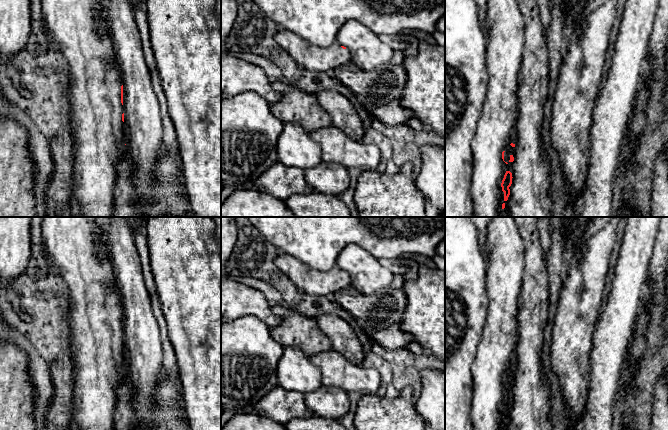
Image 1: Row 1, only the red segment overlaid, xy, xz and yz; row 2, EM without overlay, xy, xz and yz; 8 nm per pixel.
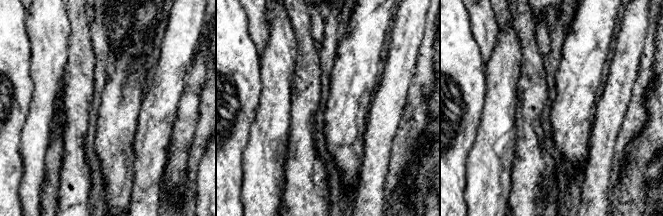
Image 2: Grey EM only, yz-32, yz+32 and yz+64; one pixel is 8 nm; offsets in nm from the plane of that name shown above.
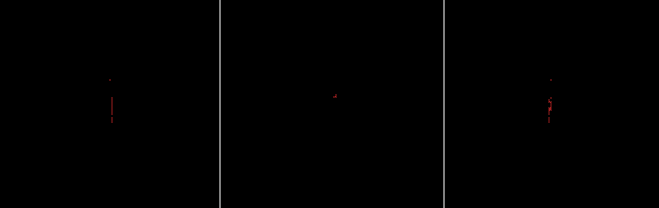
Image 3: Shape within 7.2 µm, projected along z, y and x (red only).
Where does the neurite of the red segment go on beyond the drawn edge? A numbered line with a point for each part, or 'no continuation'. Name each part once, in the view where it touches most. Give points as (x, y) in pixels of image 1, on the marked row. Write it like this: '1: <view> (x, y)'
1: xy (75, 27)

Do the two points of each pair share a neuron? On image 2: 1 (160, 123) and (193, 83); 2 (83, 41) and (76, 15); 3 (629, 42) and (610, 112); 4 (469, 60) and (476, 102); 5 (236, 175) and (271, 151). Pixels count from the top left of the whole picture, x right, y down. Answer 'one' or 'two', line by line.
1: two
2: one
3: one
4: one
5: two

